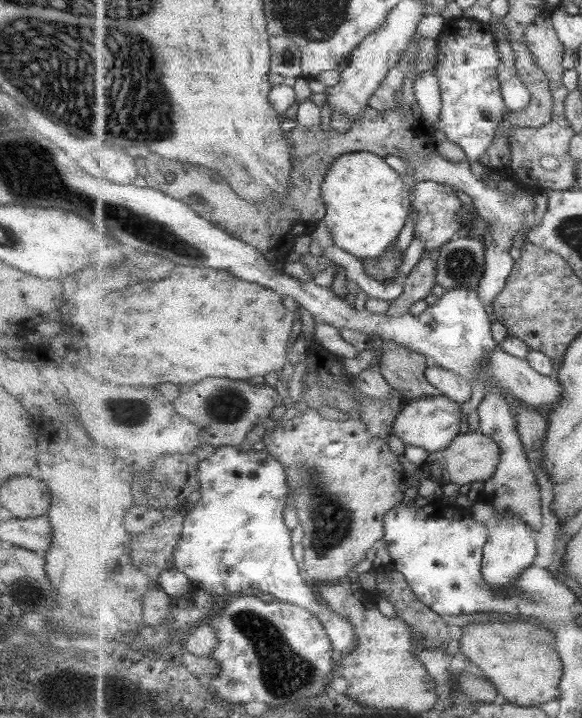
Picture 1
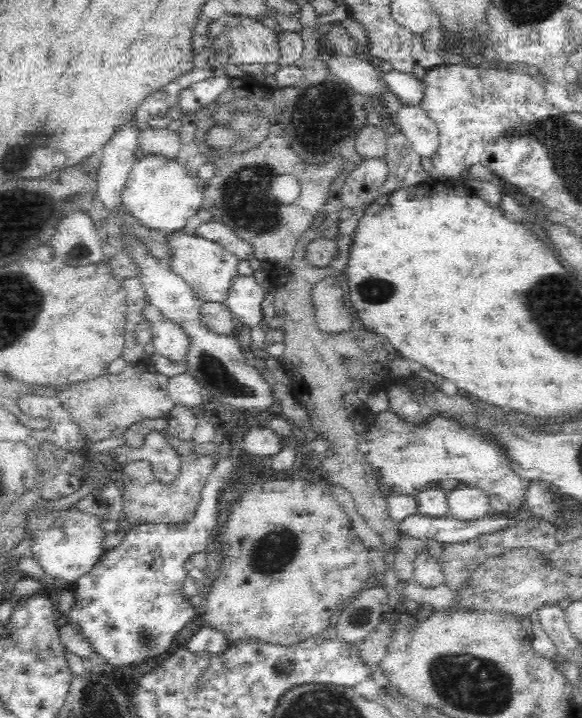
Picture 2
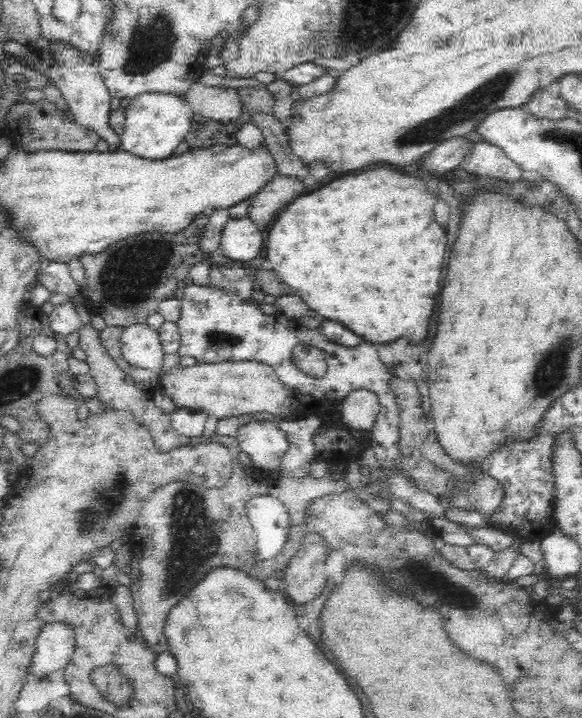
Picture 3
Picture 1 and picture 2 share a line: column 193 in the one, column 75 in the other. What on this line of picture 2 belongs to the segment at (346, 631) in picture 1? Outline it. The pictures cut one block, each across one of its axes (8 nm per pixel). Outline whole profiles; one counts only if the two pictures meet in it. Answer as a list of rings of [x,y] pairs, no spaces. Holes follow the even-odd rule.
[[[72,505],[67,511],[43,513],[34,509],[28,516],[27,533],[33,540],[30,556],[52,577],[61,580],[63,589],[71,589],[74,583],[98,562],[105,553],[102,551],[102,536],[107,526],[106,517],[80,512]],[[68,584],[68,586],[65,586]]]

